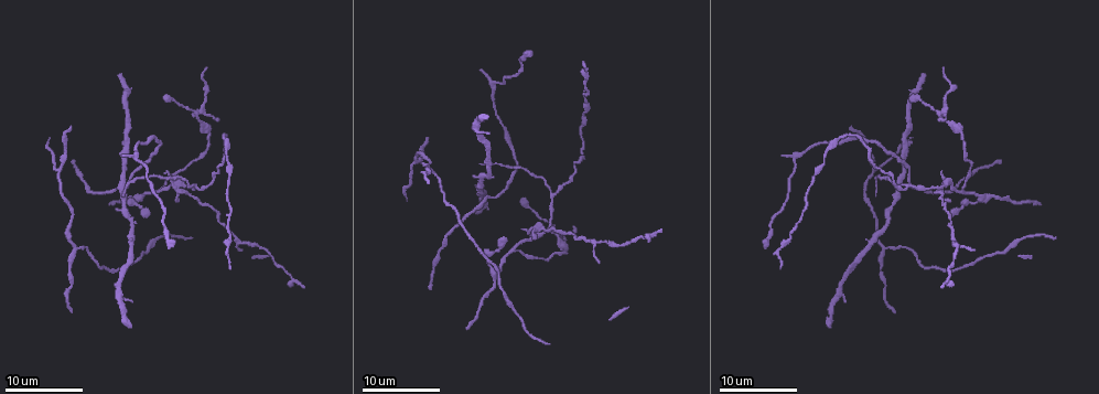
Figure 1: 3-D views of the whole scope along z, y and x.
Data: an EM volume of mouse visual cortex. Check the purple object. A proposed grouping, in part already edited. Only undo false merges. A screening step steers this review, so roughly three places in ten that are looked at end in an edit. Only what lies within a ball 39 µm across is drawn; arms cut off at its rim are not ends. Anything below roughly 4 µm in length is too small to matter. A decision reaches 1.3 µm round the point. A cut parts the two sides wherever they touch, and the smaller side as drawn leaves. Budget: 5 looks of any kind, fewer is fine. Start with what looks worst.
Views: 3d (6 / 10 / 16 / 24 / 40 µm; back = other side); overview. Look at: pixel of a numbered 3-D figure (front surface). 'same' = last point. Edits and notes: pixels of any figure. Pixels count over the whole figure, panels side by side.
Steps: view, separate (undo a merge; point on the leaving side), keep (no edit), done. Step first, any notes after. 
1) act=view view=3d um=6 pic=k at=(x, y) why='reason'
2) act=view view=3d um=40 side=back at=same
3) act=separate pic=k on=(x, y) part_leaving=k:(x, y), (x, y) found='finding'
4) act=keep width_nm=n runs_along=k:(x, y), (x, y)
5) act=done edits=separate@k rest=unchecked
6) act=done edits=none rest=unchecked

act=view view=3d um=10 pic=1 at=(513, 251) why='arms part here'

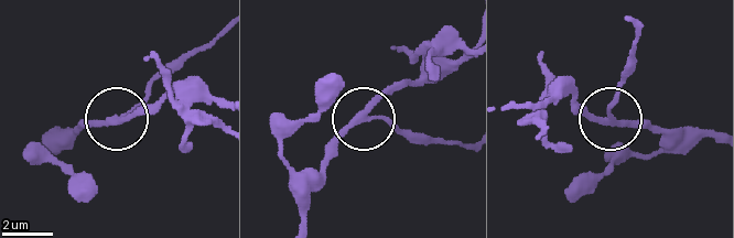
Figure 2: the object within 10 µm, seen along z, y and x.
act=keep arms=3 runs_along=2:(434, 61), (365, 114), (422, 139) found='all the same neuron'

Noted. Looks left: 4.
act=view view=3d um=10 pic=1 at=(194, 114) why='a fork'

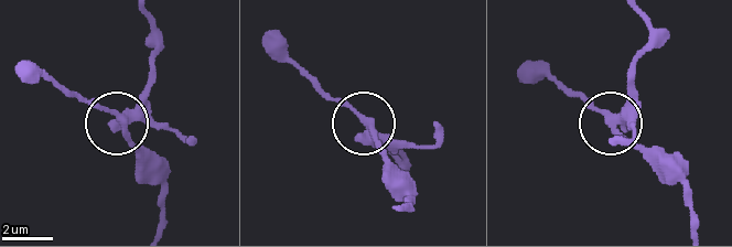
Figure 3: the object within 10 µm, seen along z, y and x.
act=view view=3d um=10 side=back pic=3 at=(366, 128)

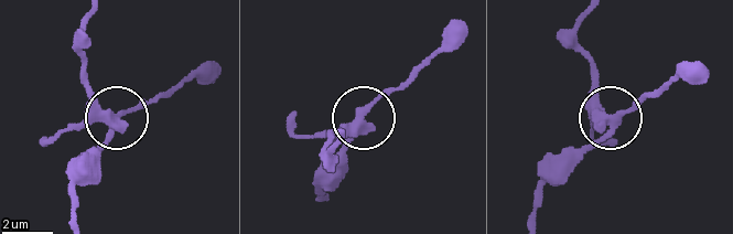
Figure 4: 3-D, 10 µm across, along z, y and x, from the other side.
act=separate pic=4 on=(77, 130) side_arm_um=6 part_leaving=4:(111, 116), (101, 109), (88, 84), (83, 59), (85, 14) found='two neurons meet here'

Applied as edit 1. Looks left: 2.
act=done edits=separate@4 rest=unchecked

